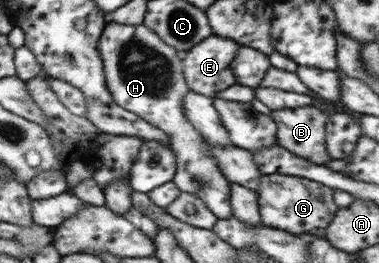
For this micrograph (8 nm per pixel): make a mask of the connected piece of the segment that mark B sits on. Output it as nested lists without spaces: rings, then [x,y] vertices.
[[[310,104],[271,113],[277,126],[277,143],[284,149],[319,166],[332,160],[325,144],[330,116],[324,111]]]

